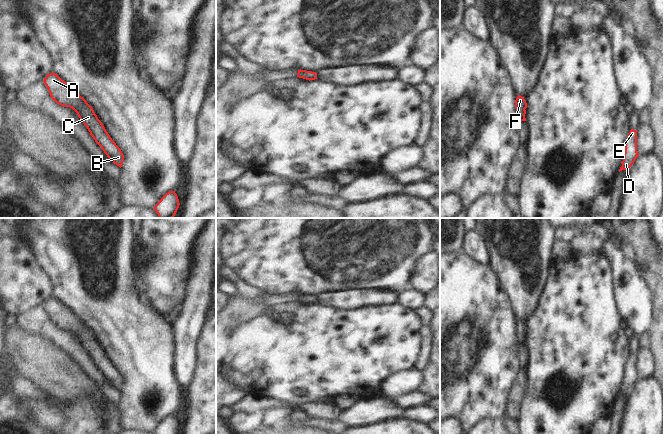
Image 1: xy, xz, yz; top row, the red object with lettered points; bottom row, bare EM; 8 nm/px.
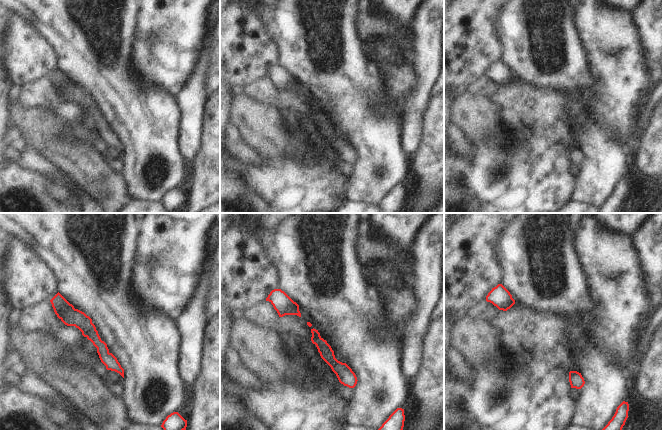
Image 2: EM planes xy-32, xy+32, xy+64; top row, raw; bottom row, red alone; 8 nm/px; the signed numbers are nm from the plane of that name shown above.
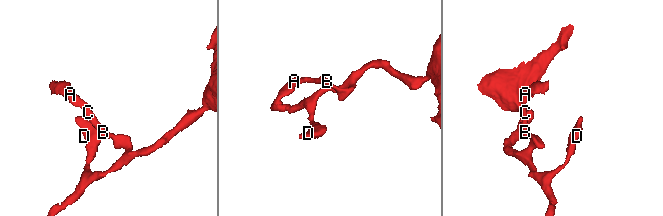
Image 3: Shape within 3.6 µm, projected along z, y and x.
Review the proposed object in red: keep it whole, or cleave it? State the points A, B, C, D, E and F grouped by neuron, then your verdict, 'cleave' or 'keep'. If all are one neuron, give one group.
A B C D E F | keep

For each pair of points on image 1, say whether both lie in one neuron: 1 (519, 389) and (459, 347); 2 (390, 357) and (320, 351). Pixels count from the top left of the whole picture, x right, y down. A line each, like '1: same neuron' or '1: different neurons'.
1: different neurons
2: same neuron

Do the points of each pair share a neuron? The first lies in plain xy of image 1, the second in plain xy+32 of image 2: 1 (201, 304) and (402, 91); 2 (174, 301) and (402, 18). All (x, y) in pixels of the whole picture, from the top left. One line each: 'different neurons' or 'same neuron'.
1: different neurons
2: same neuron

